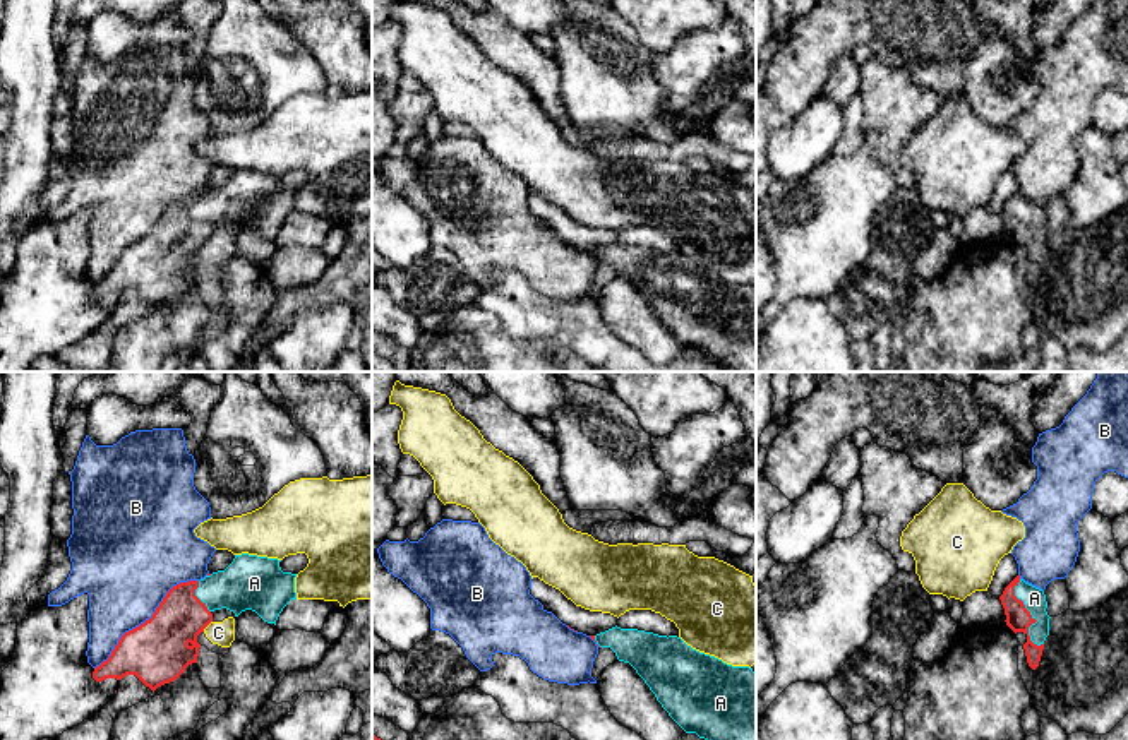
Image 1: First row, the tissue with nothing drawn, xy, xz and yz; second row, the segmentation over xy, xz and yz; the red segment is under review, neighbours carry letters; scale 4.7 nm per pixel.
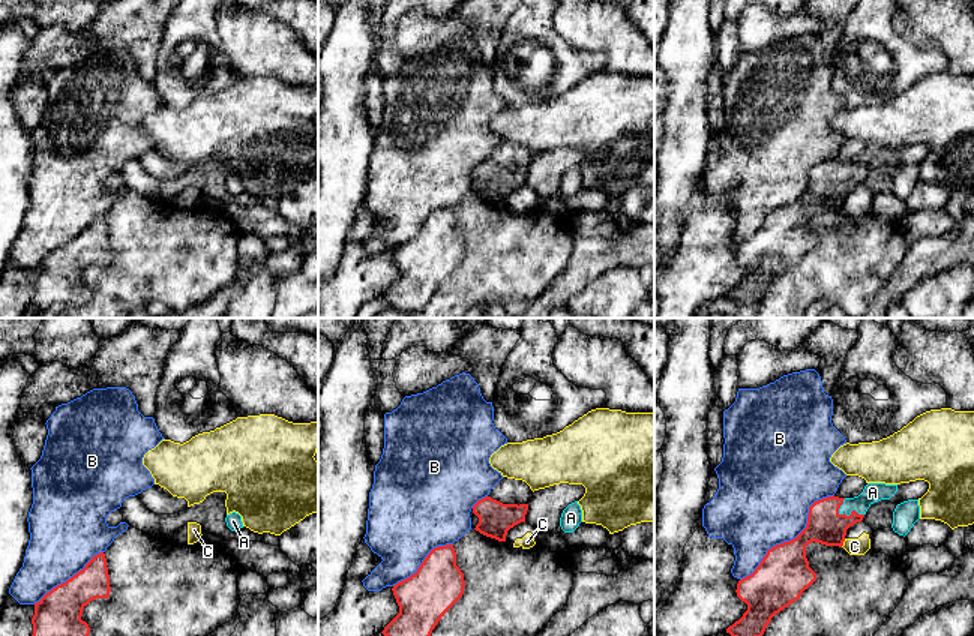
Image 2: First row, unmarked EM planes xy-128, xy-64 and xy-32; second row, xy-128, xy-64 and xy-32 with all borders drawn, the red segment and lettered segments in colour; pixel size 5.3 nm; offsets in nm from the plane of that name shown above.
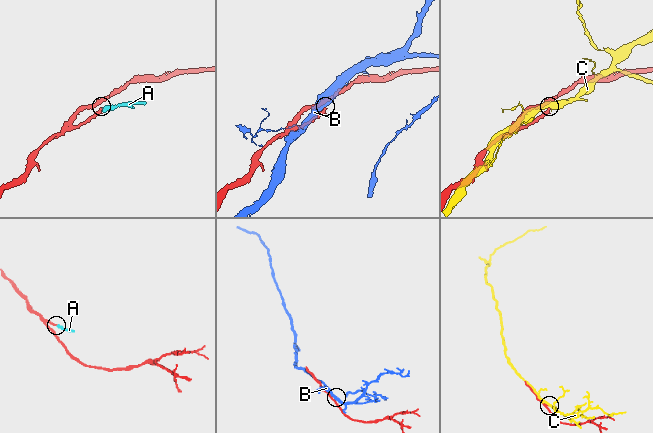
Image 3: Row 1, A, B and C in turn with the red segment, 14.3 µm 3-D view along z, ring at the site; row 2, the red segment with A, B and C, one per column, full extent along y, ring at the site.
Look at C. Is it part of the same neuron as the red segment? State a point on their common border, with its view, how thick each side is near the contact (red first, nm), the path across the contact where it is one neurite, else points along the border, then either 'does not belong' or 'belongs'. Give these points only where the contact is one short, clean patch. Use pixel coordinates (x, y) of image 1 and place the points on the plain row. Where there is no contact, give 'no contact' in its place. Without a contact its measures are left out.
contact xy (208, 240); calibres 280 and 110 nm; border xy (211, 237), (203, 247); does not belong

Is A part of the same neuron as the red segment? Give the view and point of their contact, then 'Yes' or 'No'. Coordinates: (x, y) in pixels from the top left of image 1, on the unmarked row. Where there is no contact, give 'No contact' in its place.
Touches red at yz (1029, 230). Yes

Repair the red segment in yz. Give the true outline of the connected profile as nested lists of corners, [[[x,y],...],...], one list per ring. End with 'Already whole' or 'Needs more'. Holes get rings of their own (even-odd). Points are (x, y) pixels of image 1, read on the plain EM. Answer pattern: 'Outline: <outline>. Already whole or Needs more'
Outline: [[[1017,192],[999,212],[1006,231],[1006,242],[1017,250],[1023,248],[1027,279],[1032,286],[1039,283],[1044,257],[1049,252],[1047,218],[1042,206]]]. Needs more

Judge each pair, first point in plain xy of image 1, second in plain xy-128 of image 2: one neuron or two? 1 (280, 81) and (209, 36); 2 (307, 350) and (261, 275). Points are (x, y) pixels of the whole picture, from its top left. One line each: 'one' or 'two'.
1: one
2: two

